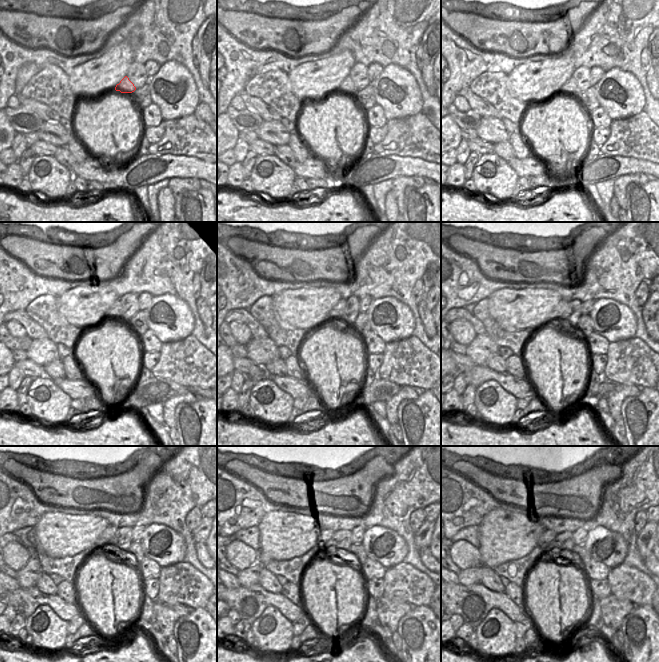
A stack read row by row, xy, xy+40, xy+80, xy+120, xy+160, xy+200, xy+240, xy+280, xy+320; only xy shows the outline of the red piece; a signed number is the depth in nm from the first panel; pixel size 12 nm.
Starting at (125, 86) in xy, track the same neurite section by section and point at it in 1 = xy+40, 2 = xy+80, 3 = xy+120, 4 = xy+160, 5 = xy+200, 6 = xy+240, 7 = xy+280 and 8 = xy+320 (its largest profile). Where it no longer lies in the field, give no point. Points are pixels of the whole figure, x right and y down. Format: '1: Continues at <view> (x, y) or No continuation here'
1: Continues at xy+40 (347, 86)
2: Continues at xy+80 (569, 86)
3: Continues at xy+120 (116, 309)
4: Continues at xy+160 (338, 310)
5: Continues at xy+200 (561, 307)
6: Continues at xy+240 (109, 532)
7: Continues at xy+280 (325, 537)
8: Continues at xy+320 (547, 536).

